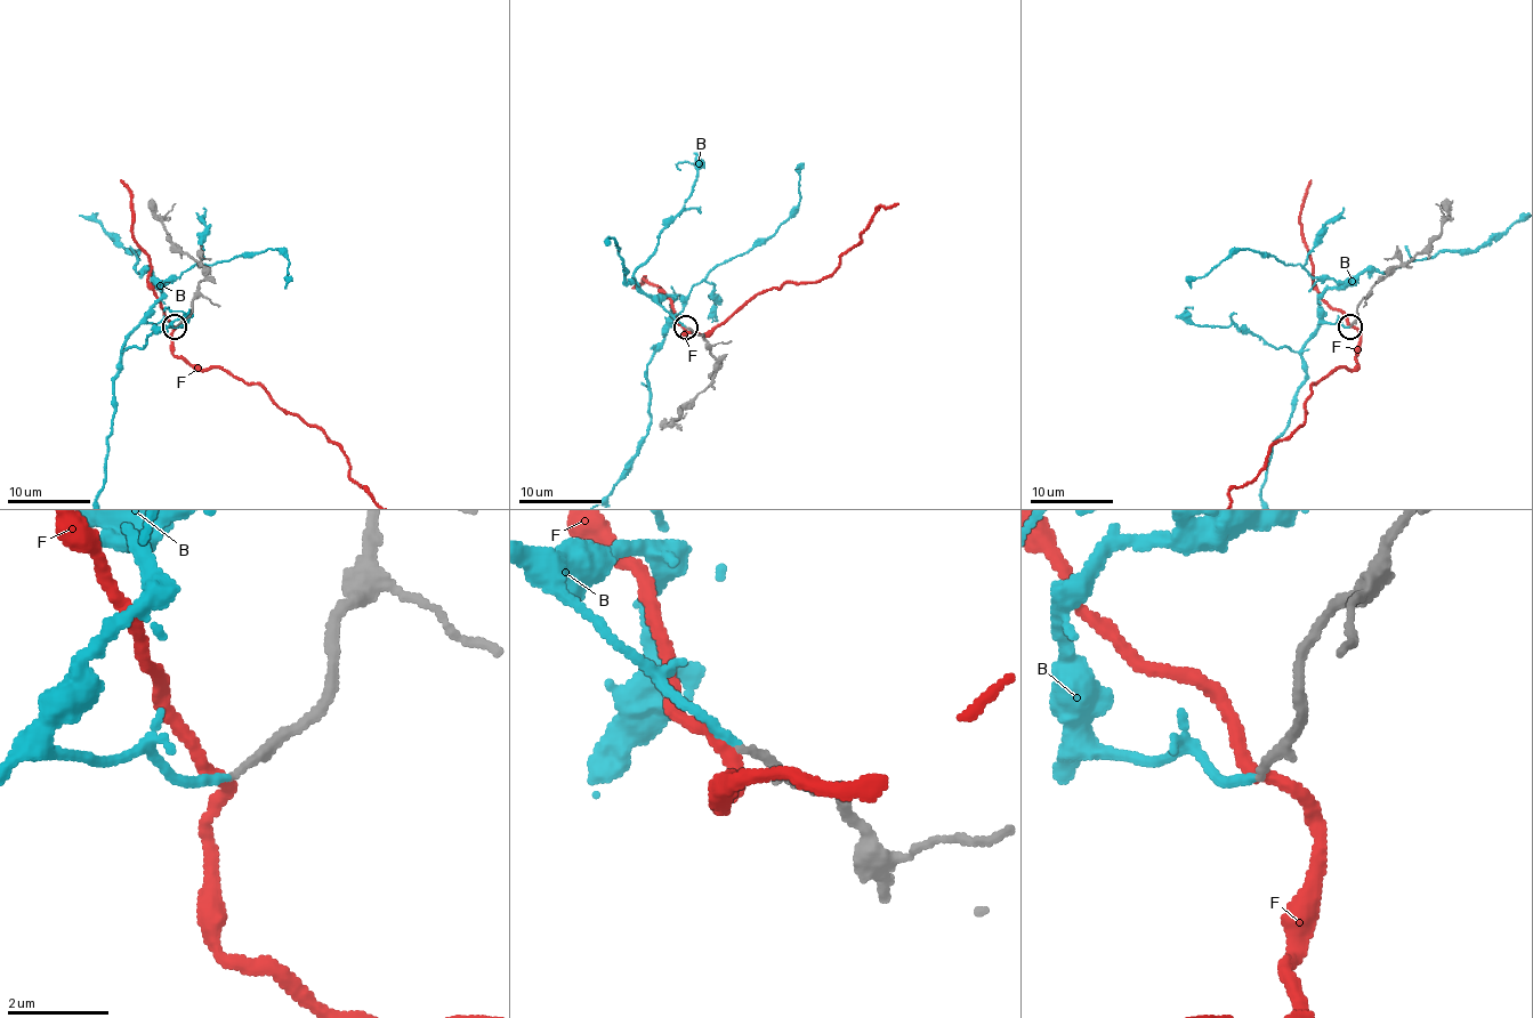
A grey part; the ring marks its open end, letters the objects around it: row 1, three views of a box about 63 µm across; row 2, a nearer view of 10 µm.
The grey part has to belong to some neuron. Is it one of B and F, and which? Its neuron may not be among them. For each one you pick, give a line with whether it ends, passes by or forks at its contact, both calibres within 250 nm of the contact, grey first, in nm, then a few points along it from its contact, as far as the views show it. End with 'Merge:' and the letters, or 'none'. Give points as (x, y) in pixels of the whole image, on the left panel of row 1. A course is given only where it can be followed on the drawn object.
B: it ends there; 160 nm thick on the grey side, 170 nm on the other
Merge: B

